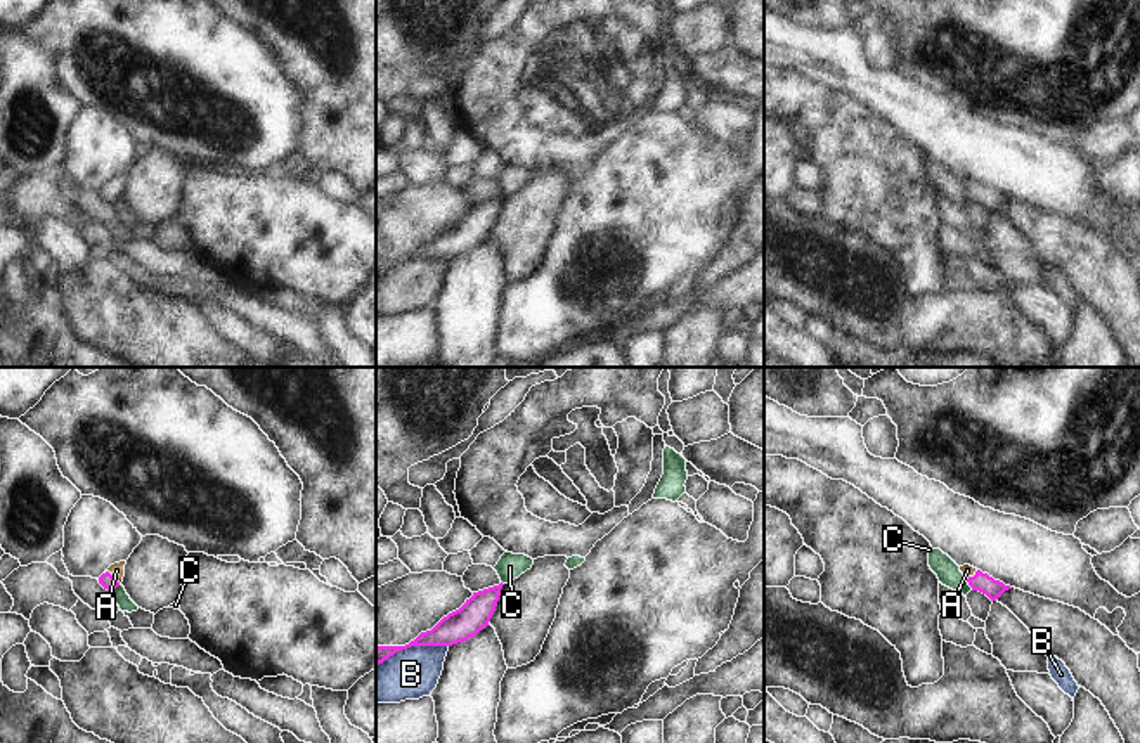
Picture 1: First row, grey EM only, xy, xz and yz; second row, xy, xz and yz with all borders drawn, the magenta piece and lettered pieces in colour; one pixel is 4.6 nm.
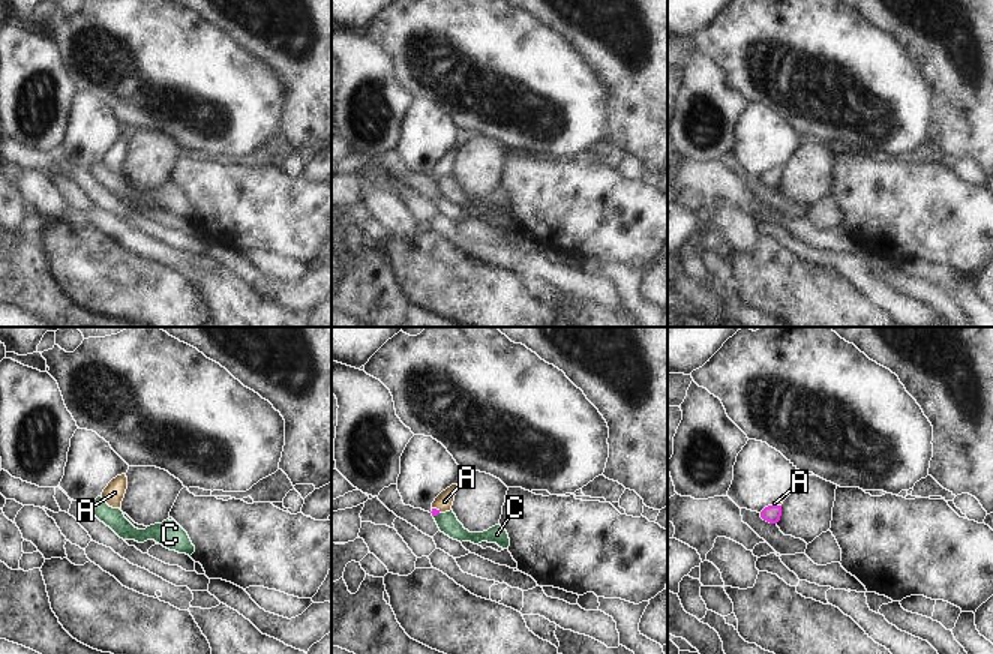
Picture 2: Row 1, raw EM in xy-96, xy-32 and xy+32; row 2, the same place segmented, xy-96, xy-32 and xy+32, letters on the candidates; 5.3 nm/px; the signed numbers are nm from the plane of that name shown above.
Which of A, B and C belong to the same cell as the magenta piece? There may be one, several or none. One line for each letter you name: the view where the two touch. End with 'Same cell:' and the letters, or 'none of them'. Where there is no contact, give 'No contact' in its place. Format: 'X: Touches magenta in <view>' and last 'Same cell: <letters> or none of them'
A: Touches magenta in xy
Same cell: A.

